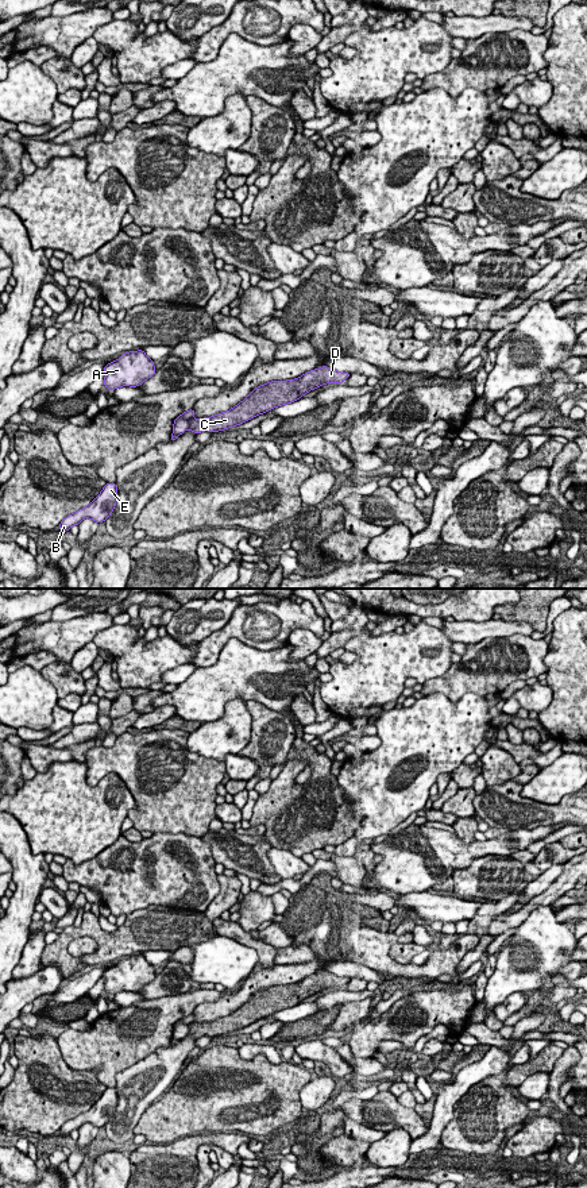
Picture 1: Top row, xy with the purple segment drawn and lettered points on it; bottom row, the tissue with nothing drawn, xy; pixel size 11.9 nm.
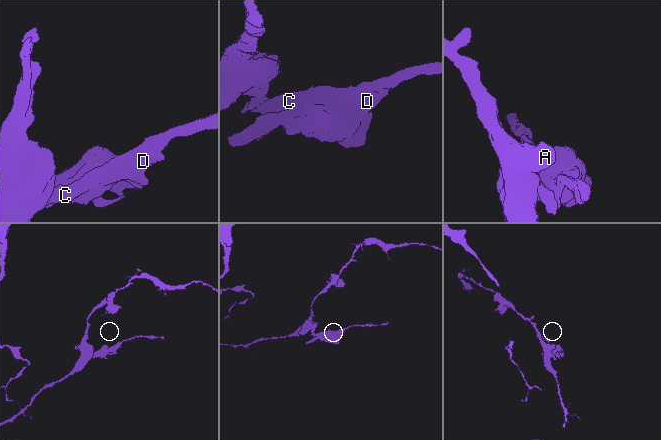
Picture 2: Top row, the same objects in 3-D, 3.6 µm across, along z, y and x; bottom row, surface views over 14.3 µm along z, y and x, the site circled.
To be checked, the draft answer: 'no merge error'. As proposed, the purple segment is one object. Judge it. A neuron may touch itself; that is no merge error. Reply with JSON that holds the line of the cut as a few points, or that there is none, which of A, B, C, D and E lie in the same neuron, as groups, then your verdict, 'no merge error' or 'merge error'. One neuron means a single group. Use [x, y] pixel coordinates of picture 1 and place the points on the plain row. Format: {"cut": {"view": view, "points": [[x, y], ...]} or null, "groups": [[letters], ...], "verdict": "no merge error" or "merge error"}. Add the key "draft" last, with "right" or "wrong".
{"cut": {"view": "xy", "points": [[181, 1019], [188, 1026], [189, 1033]]}, "groups": [["A", "B", "E"], ["C", "D"]], "verdict": "merge error", "draft": "wrong"}

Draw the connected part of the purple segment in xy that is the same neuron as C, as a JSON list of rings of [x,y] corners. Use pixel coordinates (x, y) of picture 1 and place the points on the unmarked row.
[[[323,971],[296,984],[271,986],[254,994],[248,1002],[227,1017],[212,1022],[197,1025],[194,1014],[182,1018],[189,1026],[189,1034],[196,1040],[209,1035],[217,1037],[243,1029],[270,1014],[297,1006],[308,996],[325,988],[341,988],[348,984],[350,977],[340,977],[335,973]]]

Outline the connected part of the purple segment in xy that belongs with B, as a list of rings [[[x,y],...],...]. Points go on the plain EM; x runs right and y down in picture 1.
[[[107,1088],[101,1098],[85,1112],[72,1118],[59,1129],[59,1135],[70,1135],[73,1130],[78,1130],[84,1123],[90,1123],[96,1127],[105,1126],[113,1116],[117,1107],[116,1088]]]

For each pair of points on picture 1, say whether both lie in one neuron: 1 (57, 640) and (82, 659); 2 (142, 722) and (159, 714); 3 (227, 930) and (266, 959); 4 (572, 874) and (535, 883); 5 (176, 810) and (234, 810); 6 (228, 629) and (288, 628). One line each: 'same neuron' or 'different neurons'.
1: different neurons
2: same neuron
3: same neuron
4: different neurons
5: different neurons
6: same neuron

